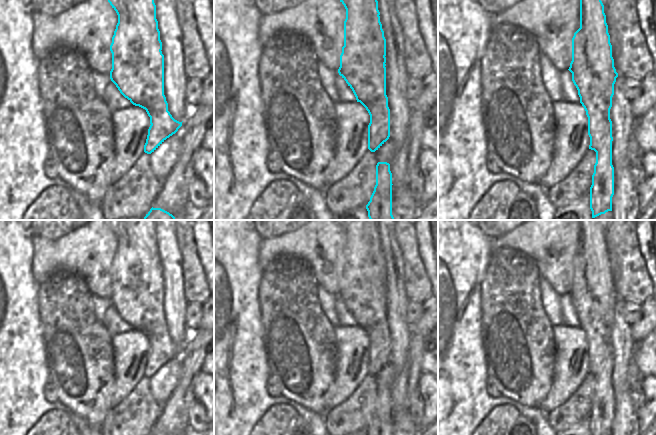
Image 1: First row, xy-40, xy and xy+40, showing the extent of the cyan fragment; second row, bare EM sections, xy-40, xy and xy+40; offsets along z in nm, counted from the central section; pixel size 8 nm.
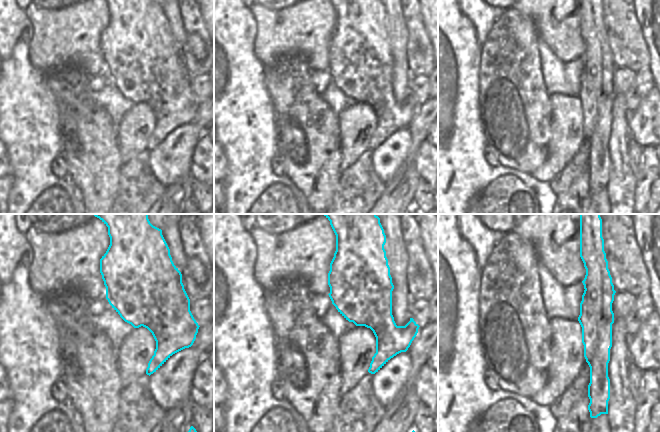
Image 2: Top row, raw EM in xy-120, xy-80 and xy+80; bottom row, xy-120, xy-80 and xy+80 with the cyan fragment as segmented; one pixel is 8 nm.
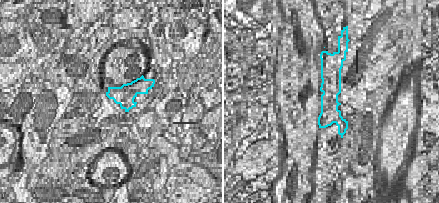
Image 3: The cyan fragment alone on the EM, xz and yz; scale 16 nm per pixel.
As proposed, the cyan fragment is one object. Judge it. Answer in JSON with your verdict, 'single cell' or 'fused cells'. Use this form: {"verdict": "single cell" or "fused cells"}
{"verdict": "fused cells"}

